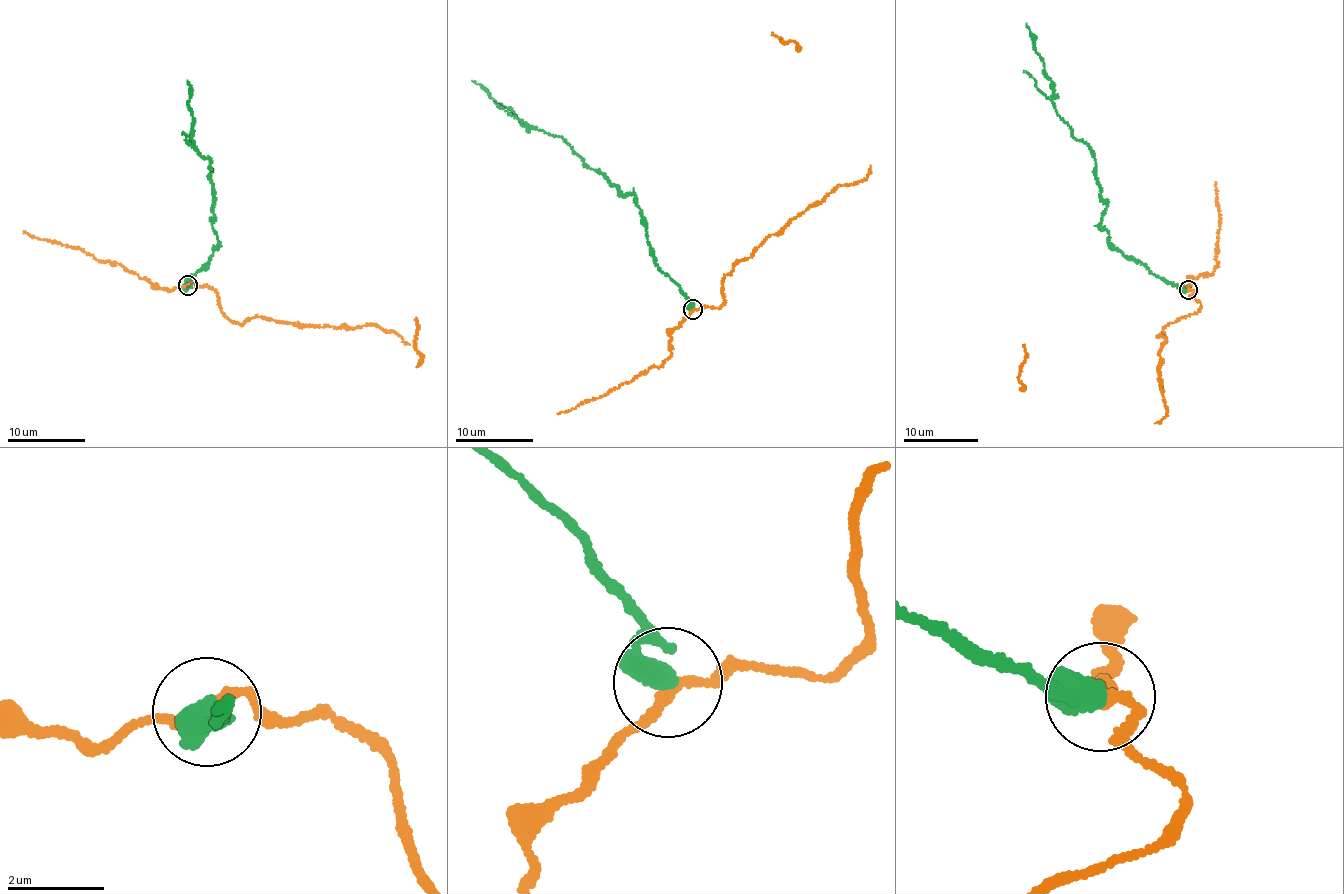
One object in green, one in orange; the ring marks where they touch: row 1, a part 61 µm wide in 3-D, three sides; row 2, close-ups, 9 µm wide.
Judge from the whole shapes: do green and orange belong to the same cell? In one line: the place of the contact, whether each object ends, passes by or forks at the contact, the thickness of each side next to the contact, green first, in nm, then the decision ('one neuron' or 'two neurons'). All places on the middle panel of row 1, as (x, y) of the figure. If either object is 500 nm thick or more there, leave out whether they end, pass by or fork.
(692, 309) | 550/220 nm | two neurons

